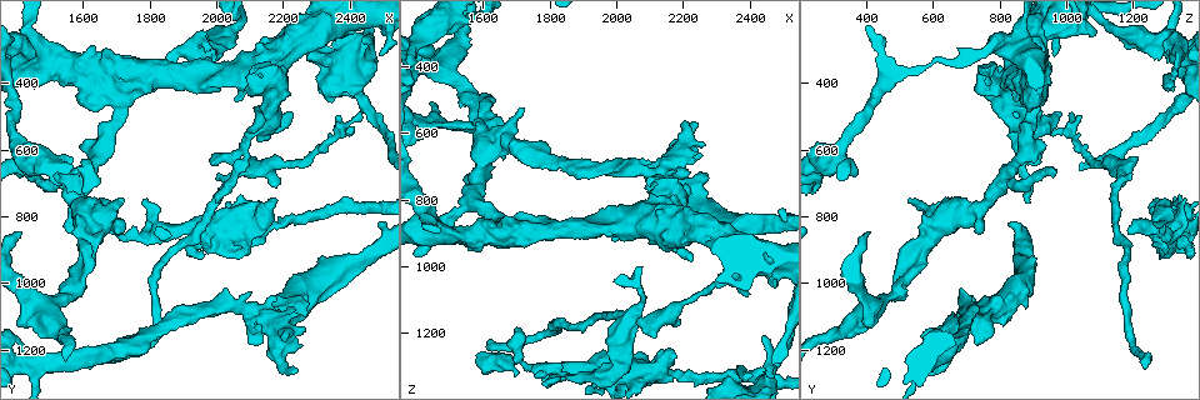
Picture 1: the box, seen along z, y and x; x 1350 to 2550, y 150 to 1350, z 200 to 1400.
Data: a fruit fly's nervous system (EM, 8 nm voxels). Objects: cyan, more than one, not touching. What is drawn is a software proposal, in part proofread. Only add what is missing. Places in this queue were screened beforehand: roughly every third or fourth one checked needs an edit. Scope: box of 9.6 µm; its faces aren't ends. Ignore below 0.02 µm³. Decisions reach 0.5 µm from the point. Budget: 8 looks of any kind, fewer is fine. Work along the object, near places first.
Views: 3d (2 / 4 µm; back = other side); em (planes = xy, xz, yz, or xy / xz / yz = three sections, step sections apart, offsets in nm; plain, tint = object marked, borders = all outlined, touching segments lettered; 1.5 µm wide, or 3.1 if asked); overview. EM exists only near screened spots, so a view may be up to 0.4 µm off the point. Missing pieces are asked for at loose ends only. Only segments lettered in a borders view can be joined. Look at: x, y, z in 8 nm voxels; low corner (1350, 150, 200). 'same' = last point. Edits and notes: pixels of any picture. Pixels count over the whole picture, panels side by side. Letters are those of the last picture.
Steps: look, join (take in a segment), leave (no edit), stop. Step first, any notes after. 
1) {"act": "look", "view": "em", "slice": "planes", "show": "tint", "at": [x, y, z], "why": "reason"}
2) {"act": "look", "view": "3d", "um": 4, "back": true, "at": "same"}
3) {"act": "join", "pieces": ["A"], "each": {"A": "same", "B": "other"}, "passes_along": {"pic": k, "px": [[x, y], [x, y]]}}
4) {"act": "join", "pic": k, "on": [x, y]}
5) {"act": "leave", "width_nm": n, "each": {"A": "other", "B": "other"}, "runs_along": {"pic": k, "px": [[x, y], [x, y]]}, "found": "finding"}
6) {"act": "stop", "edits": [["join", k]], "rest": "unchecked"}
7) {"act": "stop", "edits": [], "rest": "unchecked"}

{"act": "look", "view": "em", "slice": "planes", "show": "borders", "at": [2080, 900, 1270], "why": "branch stops here"}

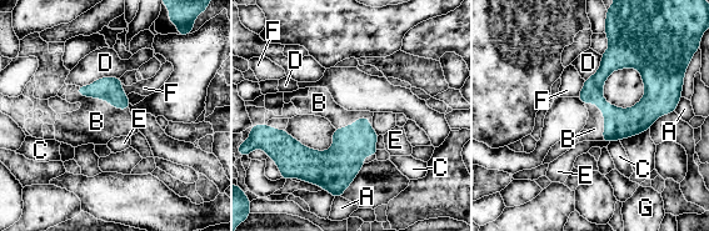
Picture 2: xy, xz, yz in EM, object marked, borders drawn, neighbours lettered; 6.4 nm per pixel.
{"act": "join", "pieces": ["B"], "each": {"A": "other", "B": "same", "C": "other", "D": "other", "E": "other", "F": "other", "G": "other"}, "passes_along": {"pic": 2, "px": [[109, 89], [100, 98], [96, 121]]}, "found": "the neuron continues"}

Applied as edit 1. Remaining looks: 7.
{"act": "look", "view": "3d", "um": 2, "at": [1570, 820, 1260], "why": "branch stops here"}

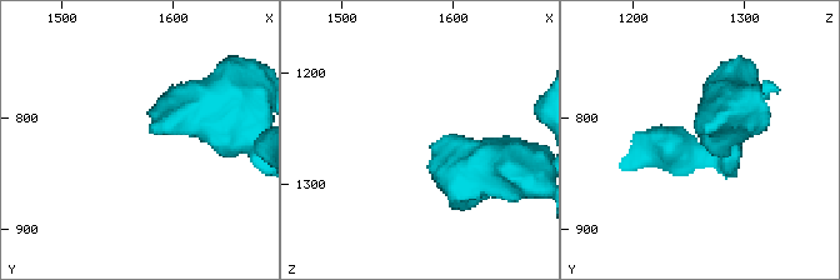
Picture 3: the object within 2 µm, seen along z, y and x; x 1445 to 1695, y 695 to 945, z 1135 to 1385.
{"act": "look", "view": "em", "slice": "planes", "show": "borders", "at": [1582, 814, 1266]}

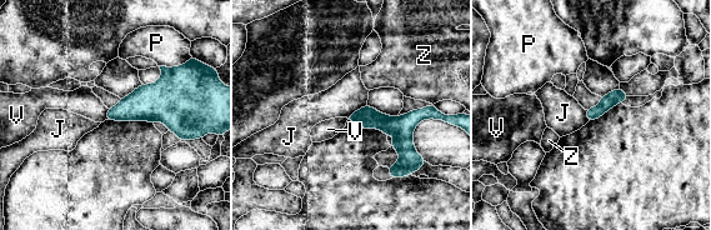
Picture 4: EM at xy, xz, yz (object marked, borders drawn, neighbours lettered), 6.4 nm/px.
{"act": "leave", "each": {"J": "other", "P": "other", "V": "other", "Z": "other"}, "runs_along": {"pic": 4, "px": [[426, 111], [407, 123], [353, 118]]}, "found": "none of them fits"}

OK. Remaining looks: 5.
{"act": "look", "view": "3d", "um": 2, "at": [1610, 1260, 1230], "why": "thin end"}

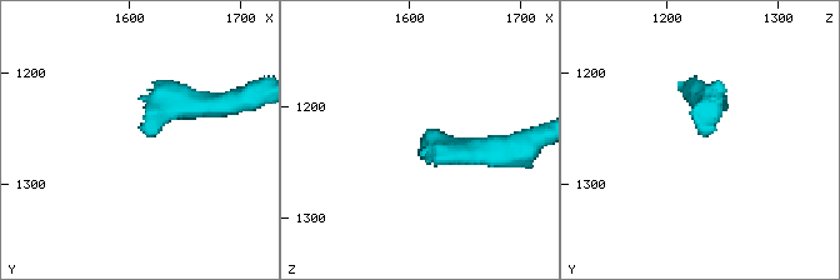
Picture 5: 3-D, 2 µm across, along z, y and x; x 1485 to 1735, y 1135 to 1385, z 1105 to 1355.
{"act": "look", "view": "em", "slice": "planes", "show": "plain", "at": [1616, 1256, 1234], "why": "shape alone is not enough"}

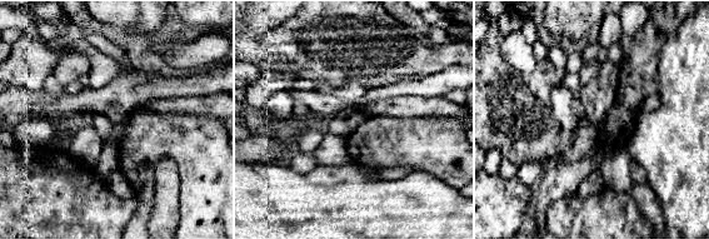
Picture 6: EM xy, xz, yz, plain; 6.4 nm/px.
{"act": "look", "view": "em", "slice": "planes", "show": "borders", "at": "same"}

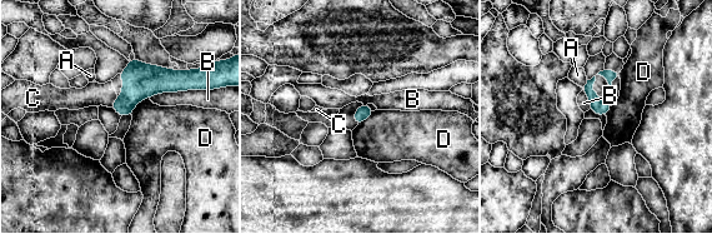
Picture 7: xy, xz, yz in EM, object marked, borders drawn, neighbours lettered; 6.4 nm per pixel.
{"act": "join", "pieces": ["C"], "width_nm": 90, "longest_contact_nm": ["B", 360], "each": {"A": "other", "B": "other", "C": "same", "D": "other"}, "found": "it goes on there"}

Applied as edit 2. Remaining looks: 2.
{"act": "stop", "edits": [["join", 2], ["join", 7]], "rest": "unchecked"}

